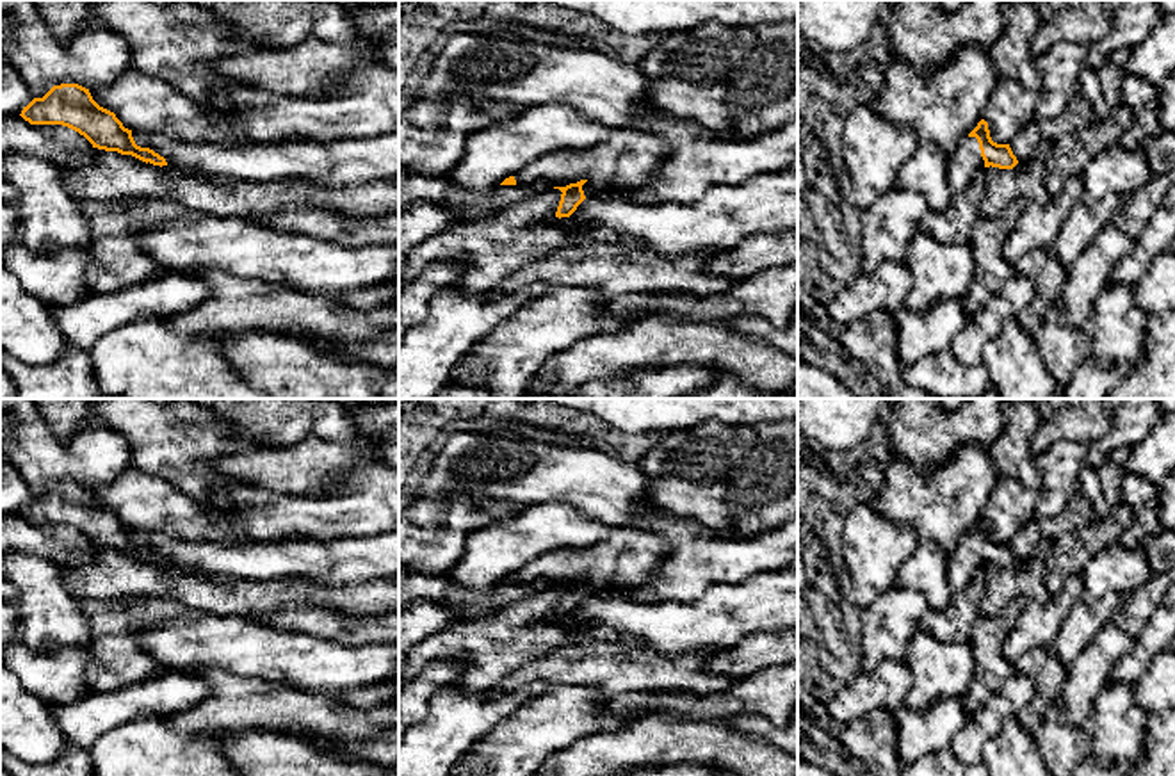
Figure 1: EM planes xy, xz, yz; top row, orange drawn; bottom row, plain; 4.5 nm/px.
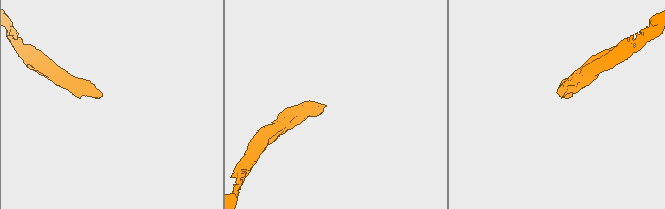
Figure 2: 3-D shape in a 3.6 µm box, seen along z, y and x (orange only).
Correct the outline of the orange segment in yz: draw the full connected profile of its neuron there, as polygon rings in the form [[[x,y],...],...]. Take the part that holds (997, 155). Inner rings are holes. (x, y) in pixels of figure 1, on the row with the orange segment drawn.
[[[988,123],[977,126],[961,141],[949,160],[949,185],[952,194],[961,192],[972,176],[985,167],[1013,169],[1018,164],[1009,144],[997,144],[990,137]]]

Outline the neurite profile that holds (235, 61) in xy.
[[[319,37],[274,48],[244,39],[215,52],[212,59],[224,78],[276,94],[315,98],[324,91],[340,91],[351,75],[376,66],[377,48],[365,41],[328,43]]]

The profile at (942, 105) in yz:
[[[968,44],[961,46],[944,66],[928,71],[919,71],[895,55],[879,75],[879,82],[881,87],[872,101],[874,110],[895,125],[912,126],[919,141],[933,142],[952,155],[983,119],[999,75],[988,50]]]

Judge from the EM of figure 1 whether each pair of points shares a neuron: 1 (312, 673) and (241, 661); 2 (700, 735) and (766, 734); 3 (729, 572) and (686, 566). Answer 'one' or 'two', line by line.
1: one
2: two
3: one

